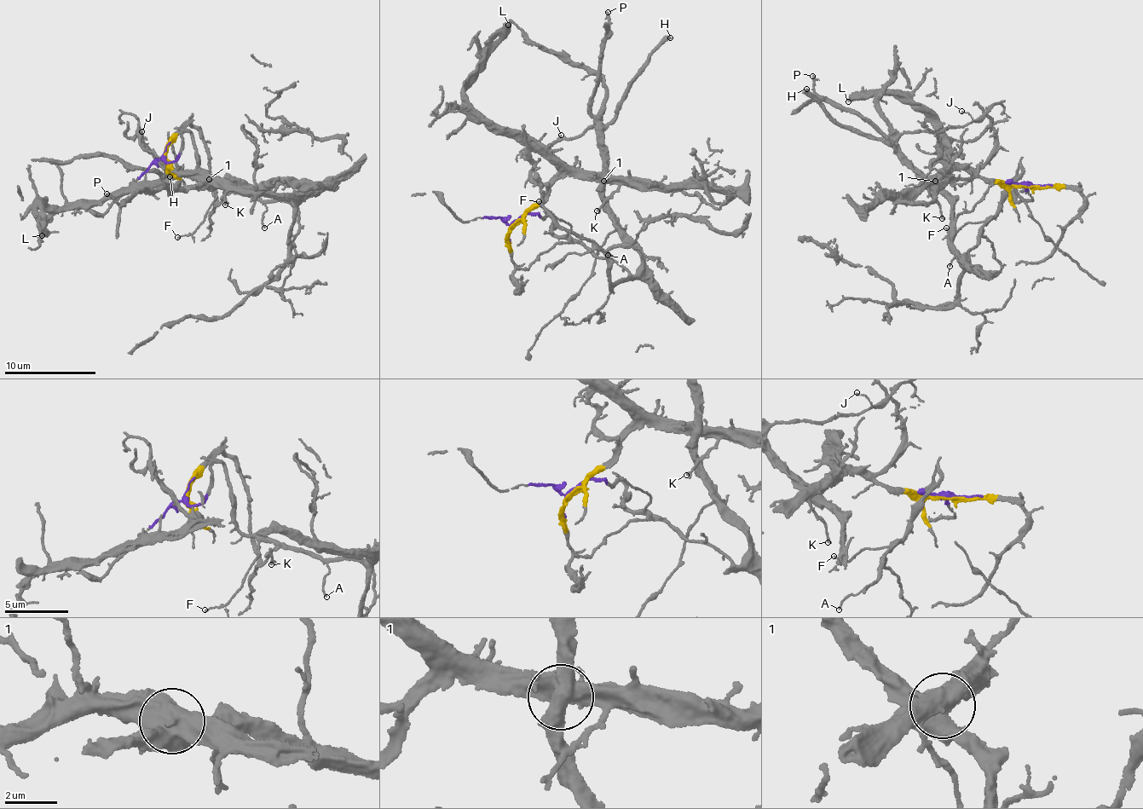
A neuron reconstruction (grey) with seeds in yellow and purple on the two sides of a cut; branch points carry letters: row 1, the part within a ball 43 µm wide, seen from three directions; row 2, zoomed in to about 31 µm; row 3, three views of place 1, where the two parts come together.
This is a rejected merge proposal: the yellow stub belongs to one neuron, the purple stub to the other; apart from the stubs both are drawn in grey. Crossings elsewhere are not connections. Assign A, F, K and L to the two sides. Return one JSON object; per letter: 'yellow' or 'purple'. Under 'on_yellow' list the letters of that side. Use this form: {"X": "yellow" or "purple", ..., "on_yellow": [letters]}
{"A": "purple", "F": "purple", "K": "yellow", "L": "yellow", "on_yellow": ["K", "L"]}

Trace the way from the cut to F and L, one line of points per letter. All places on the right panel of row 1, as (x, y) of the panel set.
F: (1030, 187), (1008, 182), (1021, 167), (1021, 177), (1008, 187), (1004, 202), (990, 218), (950, 234), (945, 228)
L: (1030, 187), (1007, 187), (955, 165), (952, 152), (931, 120), (920, 112), (882, 91), (857, 95), (848, 102)

